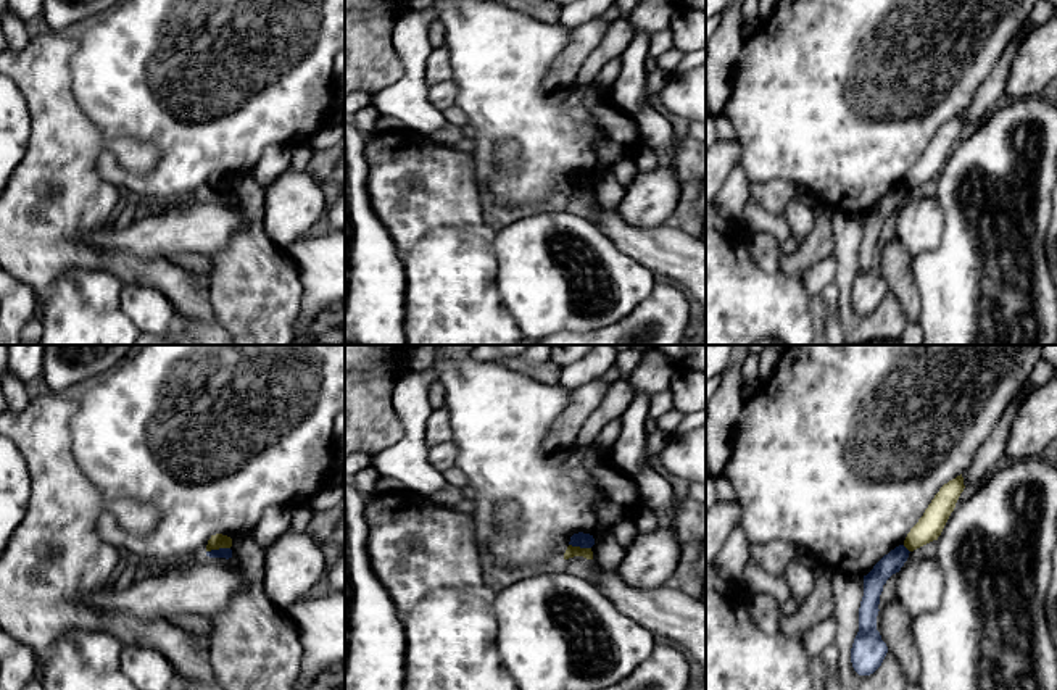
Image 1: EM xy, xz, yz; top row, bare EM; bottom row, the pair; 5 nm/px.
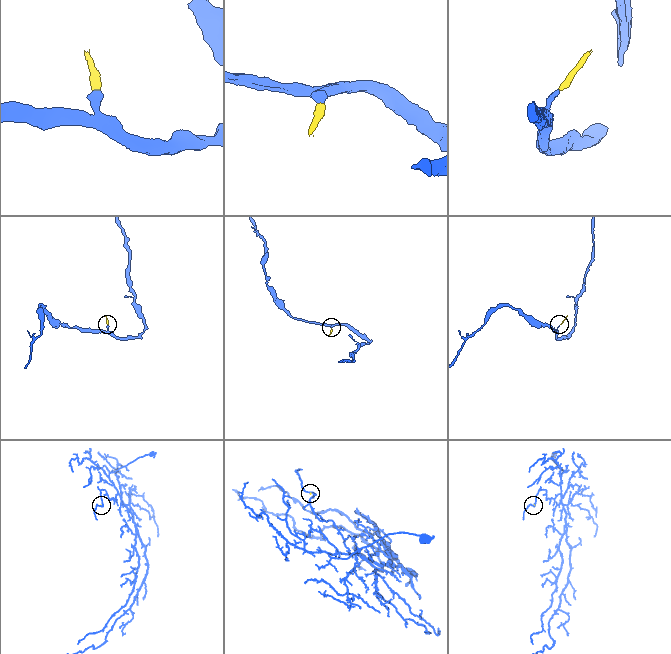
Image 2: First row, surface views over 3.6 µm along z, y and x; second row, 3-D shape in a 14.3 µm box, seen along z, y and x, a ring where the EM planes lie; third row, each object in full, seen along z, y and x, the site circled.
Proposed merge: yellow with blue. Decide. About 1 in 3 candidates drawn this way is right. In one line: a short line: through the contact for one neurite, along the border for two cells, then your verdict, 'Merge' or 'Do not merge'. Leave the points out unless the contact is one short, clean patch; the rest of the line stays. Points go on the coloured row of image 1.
Line: xy (229, 547), (207, 552). Do not merge

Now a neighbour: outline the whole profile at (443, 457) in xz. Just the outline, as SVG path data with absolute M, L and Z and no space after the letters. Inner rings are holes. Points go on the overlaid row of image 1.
M443 442L429 448L429 461L438 471L448 471L456 466L458 448L453 442Z

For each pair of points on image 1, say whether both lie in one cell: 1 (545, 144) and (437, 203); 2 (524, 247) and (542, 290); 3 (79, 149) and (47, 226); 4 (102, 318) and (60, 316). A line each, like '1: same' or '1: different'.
1: different
2: same
3: same
4: same

